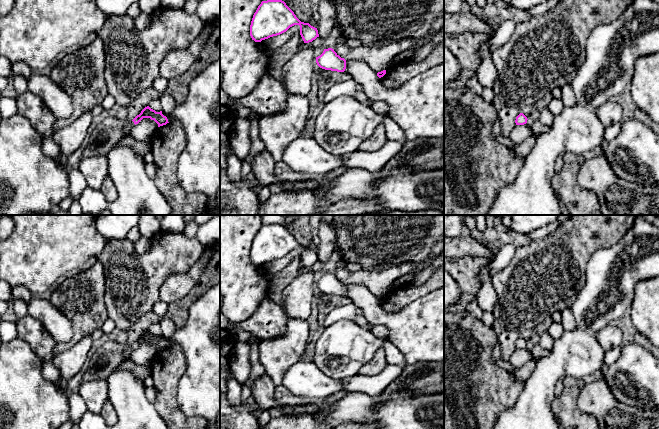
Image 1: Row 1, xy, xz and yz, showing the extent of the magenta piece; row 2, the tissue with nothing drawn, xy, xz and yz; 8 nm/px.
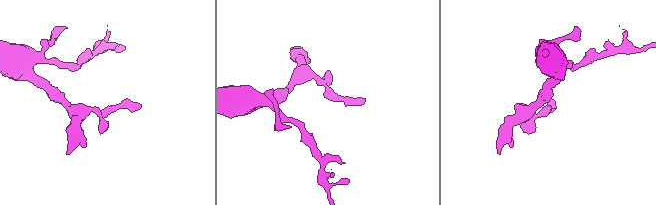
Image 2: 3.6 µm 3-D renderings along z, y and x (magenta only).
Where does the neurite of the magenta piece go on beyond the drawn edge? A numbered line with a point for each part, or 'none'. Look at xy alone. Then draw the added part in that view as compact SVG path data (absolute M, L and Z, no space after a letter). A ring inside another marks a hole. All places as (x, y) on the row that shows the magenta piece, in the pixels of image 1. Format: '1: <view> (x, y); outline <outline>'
1: xy (127, 129); outline M130 121L127 126L124 127L123 129L123 136L129 135L131 129L135 126L133 121Z

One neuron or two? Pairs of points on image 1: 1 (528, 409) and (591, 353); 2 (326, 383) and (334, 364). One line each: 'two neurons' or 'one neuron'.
1: one neuron
2: two neurons

